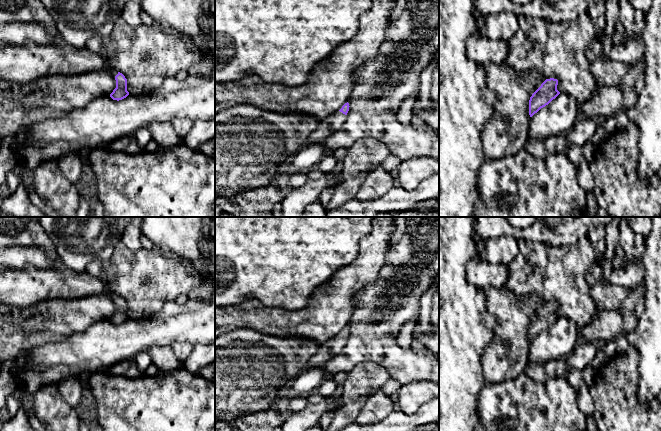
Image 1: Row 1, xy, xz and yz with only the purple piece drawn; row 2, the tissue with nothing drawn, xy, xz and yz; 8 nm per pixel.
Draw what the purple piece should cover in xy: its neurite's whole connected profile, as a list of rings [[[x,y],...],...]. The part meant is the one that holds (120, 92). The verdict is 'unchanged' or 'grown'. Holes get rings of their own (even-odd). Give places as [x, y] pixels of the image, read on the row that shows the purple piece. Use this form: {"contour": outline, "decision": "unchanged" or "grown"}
{"contour": [[[107,64],[104,66],[103,69],[110,71],[116,80],[116,88],[110,94],[110,97],[113,100],[117,101],[126,98],[129,95],[129,92],[127,91],[127,79],[125,78],[125,76],[122,73],[117,72],[115,69],[111,68]]], "decision": "grown"}

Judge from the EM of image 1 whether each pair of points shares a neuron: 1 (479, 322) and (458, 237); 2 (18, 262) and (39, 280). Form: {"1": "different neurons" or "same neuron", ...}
{"1": "same neuron", "2": "different neurons"}

